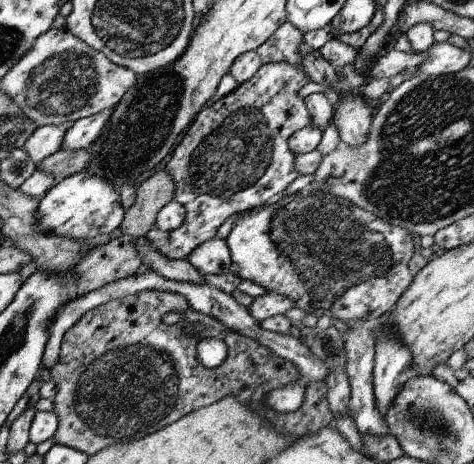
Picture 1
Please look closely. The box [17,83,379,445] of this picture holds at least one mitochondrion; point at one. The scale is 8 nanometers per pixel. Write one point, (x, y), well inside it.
(139, 390)

